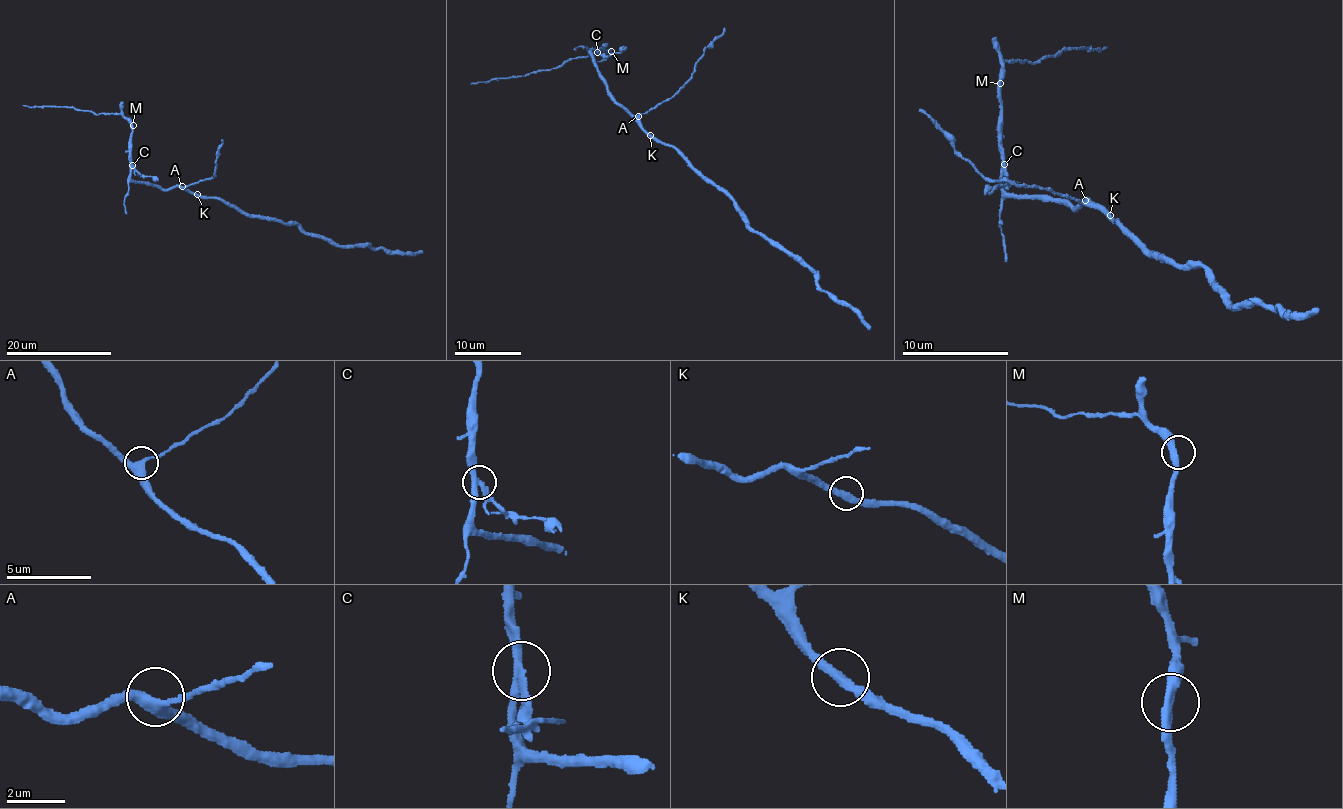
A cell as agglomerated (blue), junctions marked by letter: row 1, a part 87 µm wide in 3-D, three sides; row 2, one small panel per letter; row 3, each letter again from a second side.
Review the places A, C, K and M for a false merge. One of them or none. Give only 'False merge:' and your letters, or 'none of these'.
False merge: C

